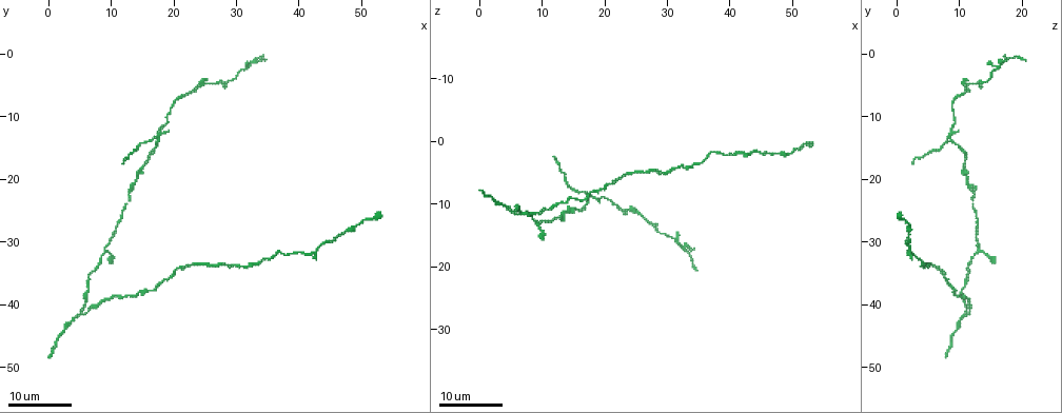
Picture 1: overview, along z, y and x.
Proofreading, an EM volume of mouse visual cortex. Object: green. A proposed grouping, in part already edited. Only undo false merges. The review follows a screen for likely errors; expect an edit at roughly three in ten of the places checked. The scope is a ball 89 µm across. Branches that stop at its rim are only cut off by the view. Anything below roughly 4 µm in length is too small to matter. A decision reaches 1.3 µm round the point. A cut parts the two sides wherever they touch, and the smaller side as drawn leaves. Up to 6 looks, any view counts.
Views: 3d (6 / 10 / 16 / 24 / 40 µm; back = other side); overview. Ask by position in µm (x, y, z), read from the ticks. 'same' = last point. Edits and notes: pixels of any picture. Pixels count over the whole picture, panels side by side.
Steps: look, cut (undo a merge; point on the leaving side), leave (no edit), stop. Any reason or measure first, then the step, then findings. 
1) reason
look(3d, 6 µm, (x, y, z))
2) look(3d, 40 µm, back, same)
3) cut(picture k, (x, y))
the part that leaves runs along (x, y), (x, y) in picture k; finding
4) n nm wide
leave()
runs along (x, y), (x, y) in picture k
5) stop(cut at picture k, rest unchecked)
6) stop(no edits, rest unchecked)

three-way junction
look(3d, 24 µm, (25.0, 4.5, 11.0))

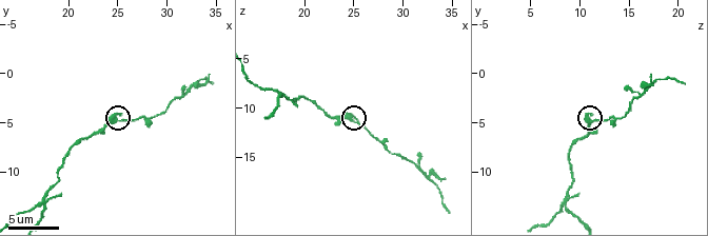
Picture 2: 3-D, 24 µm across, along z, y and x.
look(3d, 10 µm, (24.8, 4.8, 11.2))

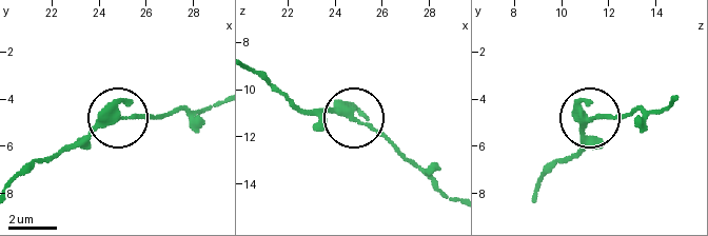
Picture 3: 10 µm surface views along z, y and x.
leave()
runs along (21, 174), (118, 118), (164, 116) in picture 3; all the same cell

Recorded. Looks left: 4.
four arms meet
look(3d, 10 µm, (17.2, 13.0, 8.4))

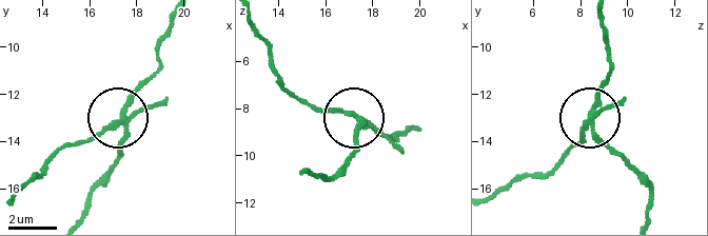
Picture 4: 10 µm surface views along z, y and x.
other side
look(3d, 10 µm, back, (17.3, 13.0, 8.4))

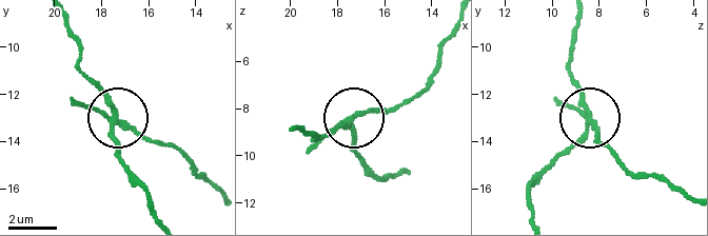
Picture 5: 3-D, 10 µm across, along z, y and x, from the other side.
cut(picture 5, (143, 138))
the part that leaves runs along (117, 122), (170, 144), (216, 187) in picture 5; two cells meet here

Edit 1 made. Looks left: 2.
stop(cut at picture 5, rest unchecked)

